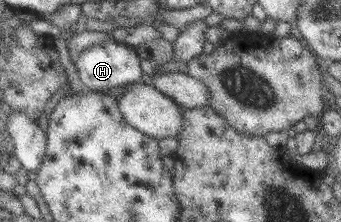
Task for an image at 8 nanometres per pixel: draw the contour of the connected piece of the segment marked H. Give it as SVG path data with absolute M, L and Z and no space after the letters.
M112 39L86 47L73 64L85 89L90 92L115 92L121 86L137 82L144 74L138 56L133 46Z

